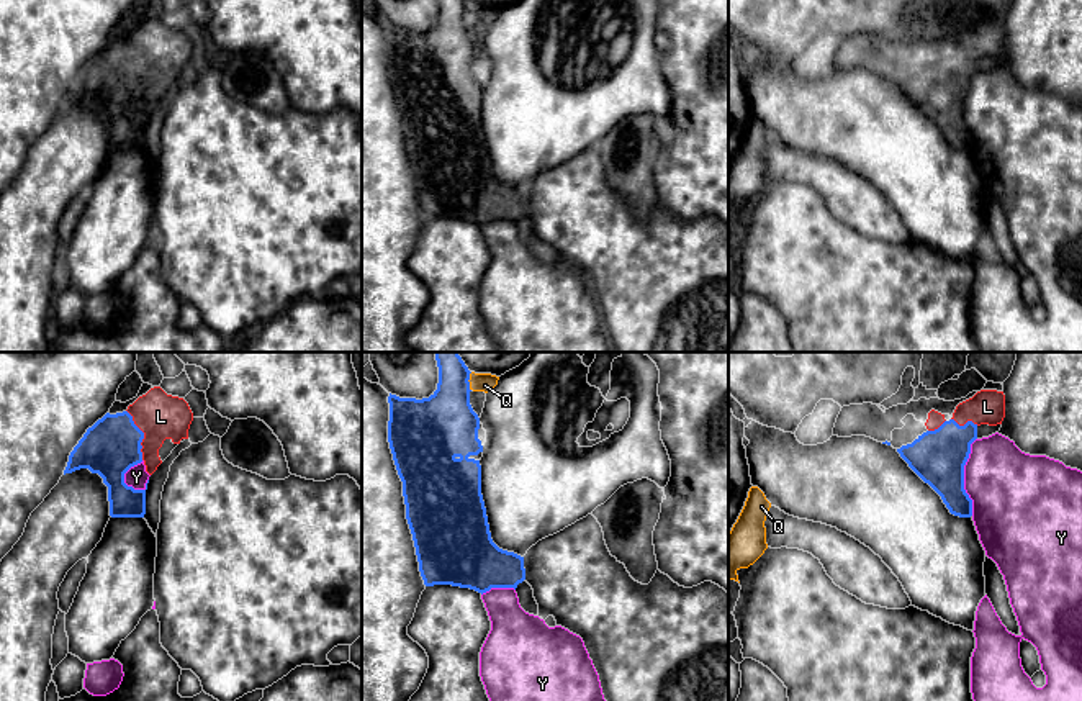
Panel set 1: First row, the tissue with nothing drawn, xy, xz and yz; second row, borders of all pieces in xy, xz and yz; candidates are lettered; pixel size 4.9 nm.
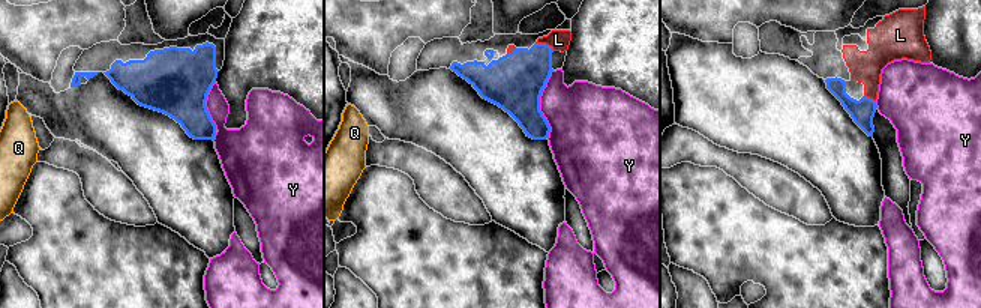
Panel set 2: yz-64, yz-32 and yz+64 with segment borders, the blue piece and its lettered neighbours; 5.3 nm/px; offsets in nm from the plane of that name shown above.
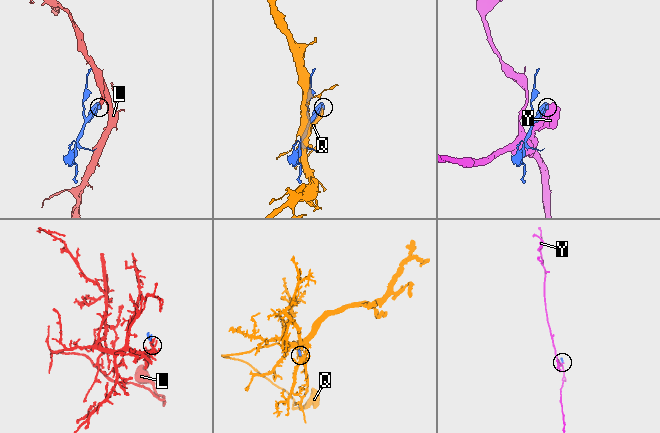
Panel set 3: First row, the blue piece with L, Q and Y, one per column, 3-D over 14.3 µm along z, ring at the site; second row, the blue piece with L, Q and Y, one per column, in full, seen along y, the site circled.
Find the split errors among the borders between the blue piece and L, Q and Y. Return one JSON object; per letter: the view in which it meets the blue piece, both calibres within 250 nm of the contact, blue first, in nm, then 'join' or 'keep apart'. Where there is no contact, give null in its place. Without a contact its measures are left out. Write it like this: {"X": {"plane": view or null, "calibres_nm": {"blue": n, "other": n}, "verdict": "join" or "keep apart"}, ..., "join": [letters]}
{"L": {"plane": "xy", "calibres_nm": {"blue": 280, "other": 220}, "verdict": "join"}, "Q": {"plane": "xz", "calibres_nm": {"blue": 320, "other": 100}, "verdict": "keep apart"}, "Y": {"plane": "yz", "calibres_nm": {"blue": 260, "other": 400}, "verdict": "keep apart"}, "join": ["L"]}

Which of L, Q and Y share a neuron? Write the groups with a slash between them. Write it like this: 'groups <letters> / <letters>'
groups L / Q / Y

